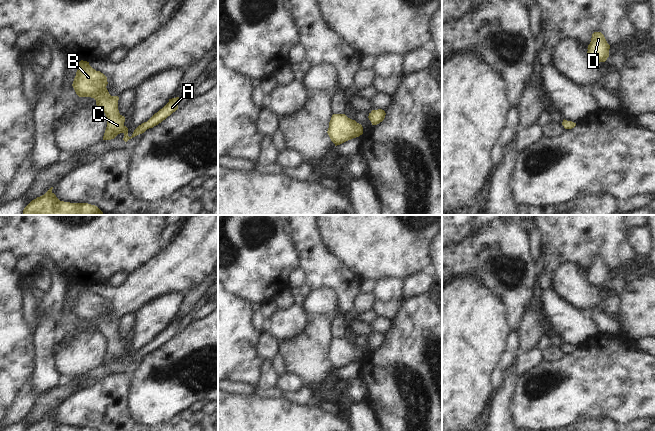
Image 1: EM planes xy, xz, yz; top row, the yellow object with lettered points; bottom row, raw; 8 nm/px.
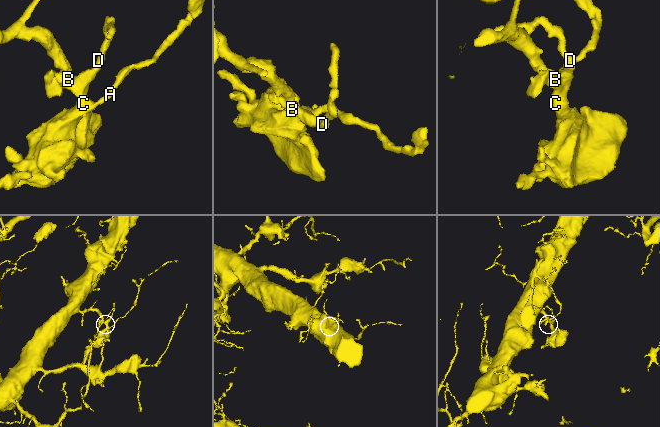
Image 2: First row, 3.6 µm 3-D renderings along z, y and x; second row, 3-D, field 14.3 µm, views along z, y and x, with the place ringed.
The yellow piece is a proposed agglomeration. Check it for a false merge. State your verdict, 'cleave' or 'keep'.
keep

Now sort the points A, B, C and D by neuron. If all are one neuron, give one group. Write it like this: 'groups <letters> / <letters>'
groups A B C D

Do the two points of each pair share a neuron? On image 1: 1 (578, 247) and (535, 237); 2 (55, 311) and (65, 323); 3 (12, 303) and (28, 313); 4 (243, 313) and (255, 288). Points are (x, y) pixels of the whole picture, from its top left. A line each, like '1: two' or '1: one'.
1: two
2: two
3: two
4: two

